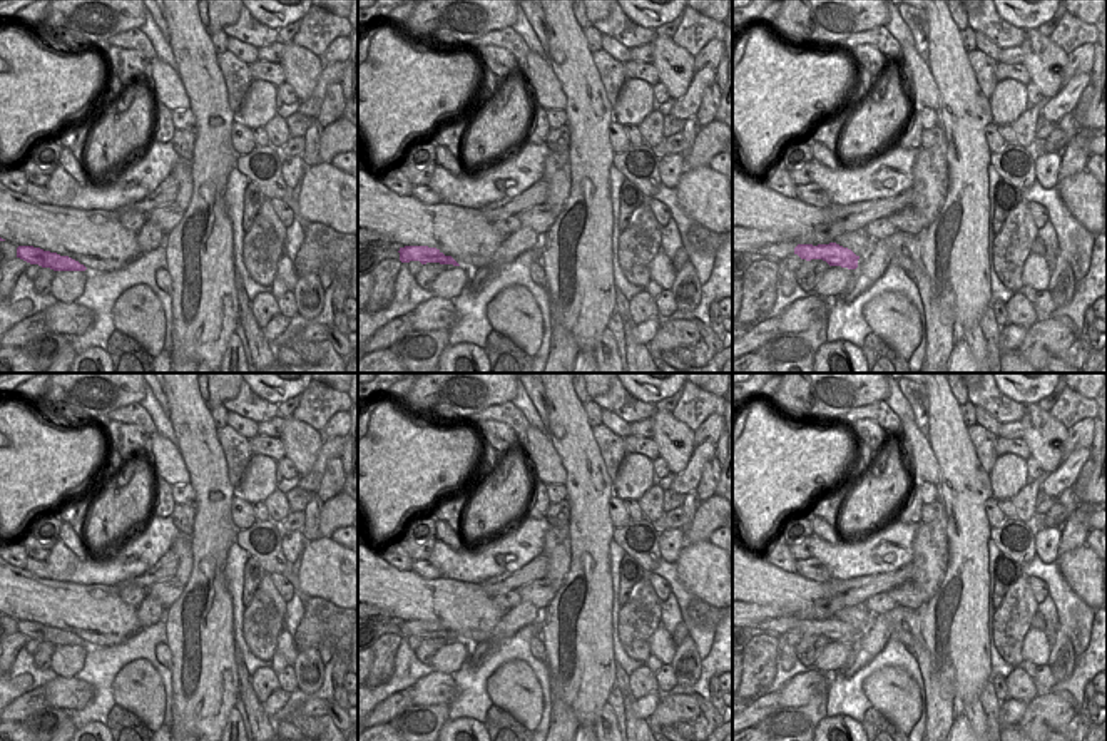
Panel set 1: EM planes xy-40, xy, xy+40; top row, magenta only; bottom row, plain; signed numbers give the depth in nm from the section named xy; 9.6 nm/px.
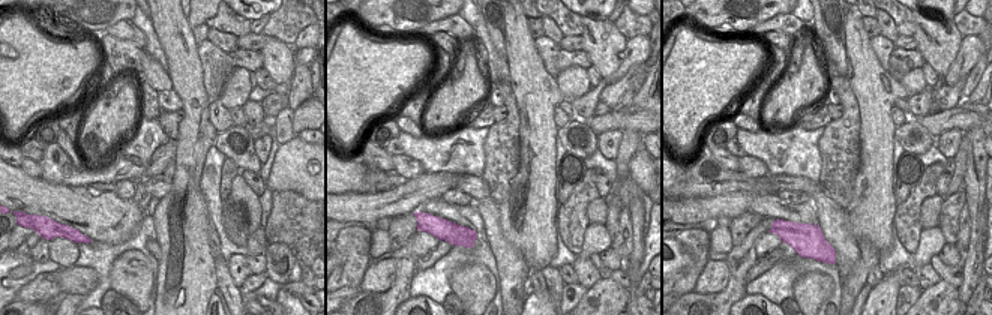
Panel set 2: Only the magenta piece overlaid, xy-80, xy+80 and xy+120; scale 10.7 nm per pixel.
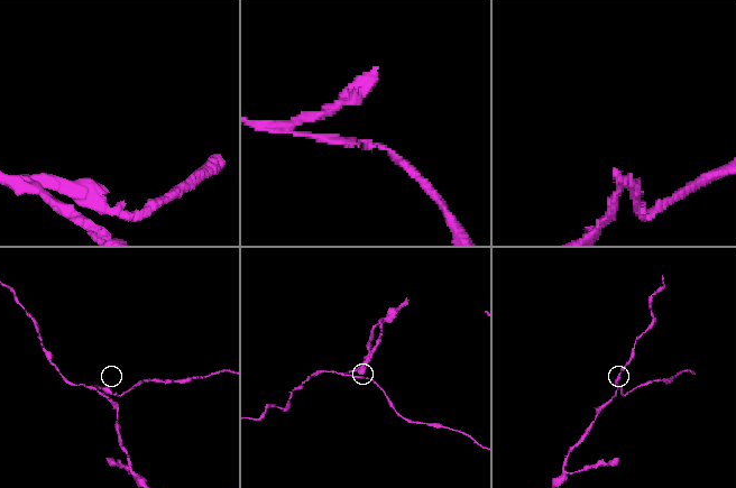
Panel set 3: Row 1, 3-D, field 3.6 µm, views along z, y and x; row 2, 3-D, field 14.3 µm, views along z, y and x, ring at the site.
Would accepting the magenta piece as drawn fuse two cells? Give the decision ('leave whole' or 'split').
split

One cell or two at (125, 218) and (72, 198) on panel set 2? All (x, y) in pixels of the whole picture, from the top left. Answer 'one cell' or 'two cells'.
one cell

